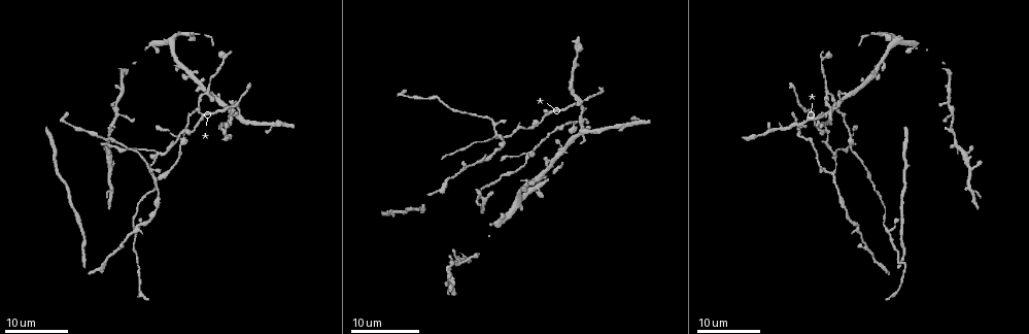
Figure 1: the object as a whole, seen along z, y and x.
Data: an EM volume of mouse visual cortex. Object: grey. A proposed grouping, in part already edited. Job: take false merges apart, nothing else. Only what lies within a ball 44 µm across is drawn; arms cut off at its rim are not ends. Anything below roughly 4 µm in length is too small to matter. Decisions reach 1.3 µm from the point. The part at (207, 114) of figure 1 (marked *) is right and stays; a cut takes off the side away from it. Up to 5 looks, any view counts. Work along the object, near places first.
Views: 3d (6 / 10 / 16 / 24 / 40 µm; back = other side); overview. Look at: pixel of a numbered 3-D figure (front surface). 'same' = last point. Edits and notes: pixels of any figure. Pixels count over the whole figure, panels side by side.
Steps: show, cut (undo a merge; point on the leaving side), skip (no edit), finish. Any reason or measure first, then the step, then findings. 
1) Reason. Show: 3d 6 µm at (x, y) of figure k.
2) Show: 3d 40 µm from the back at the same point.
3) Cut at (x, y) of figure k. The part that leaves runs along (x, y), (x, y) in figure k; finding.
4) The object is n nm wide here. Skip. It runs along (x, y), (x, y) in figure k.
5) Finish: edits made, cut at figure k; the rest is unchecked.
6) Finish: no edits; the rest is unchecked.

Thin arm on a thick one. Show: 3d 24 µm at (553, 133) of figure 1.

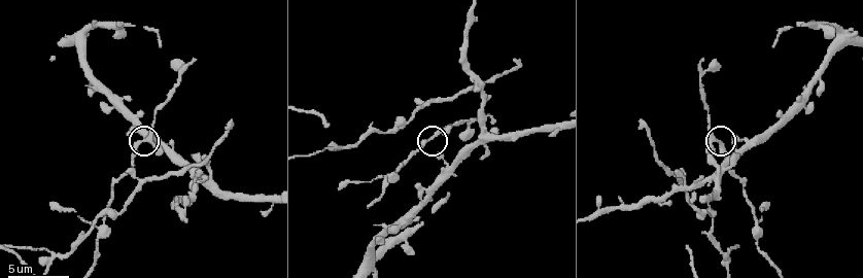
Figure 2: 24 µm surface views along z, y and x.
Show: 3d 6 µm at (143, 141) of figure 2.

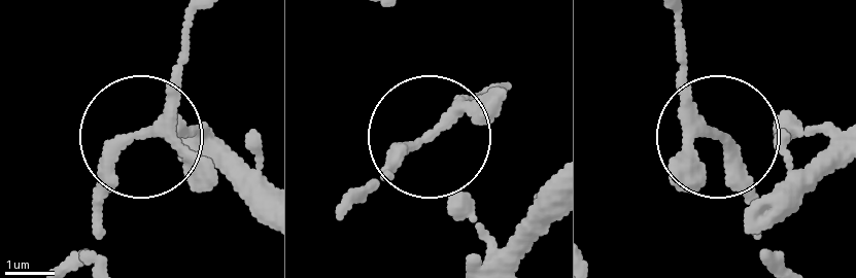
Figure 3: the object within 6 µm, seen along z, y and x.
Skip. It runs along (785, 193), (822, 157), (822, 136), (699, 119), (675, 37) in figure 3; continuous, no second cell.

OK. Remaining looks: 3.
Two arms at a narrow angle. Show: 3d 10 µm at (686, 189) of figure 2.

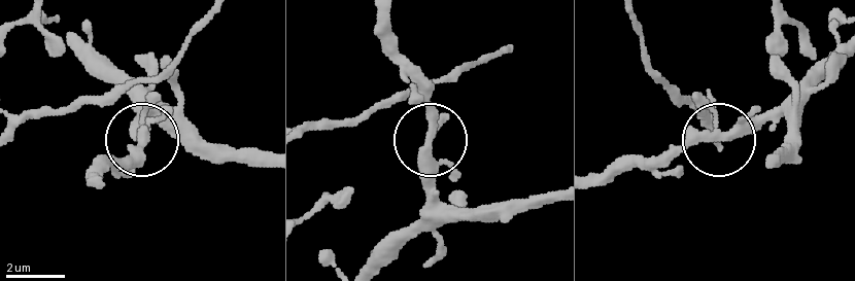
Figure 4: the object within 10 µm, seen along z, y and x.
Show: 3d 6 µm at (717, 135) of figure 4.

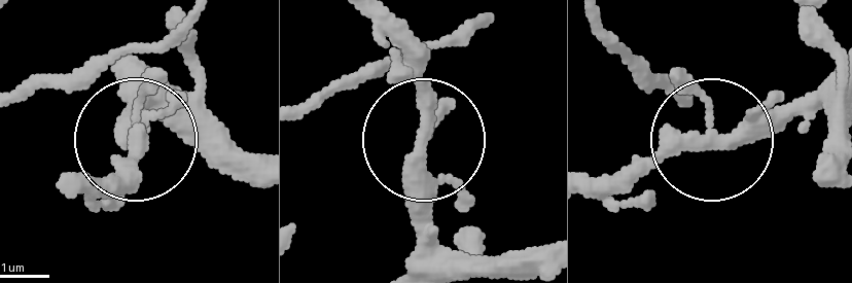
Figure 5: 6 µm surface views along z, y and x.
Skip. It runs along (679, 101), (626, 47), (700, 97), (712, 133), (605, 178) in figure 5; continuous, no second cell.

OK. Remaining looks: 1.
Two arms in line, one across. Show: 3d 16 µm at (51, 254) of figure 2.

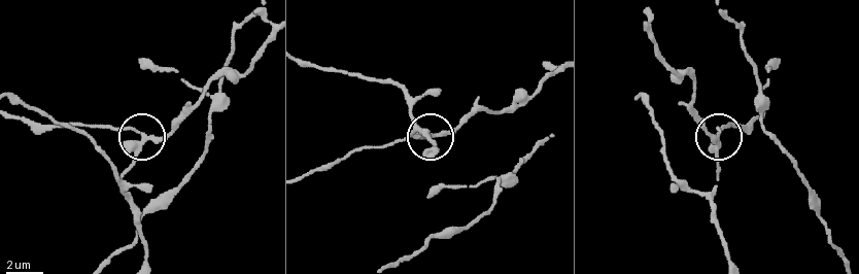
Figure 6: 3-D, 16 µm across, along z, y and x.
3 arms meet here. Cut at (115, 130) of figure 6. The part that leaves runs along (138, 131), (38, 126), (15, 117) in figure 6; two cells meet here.

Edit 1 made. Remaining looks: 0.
Finish: edits made, cut at figure 6; the rest is unchecked.

